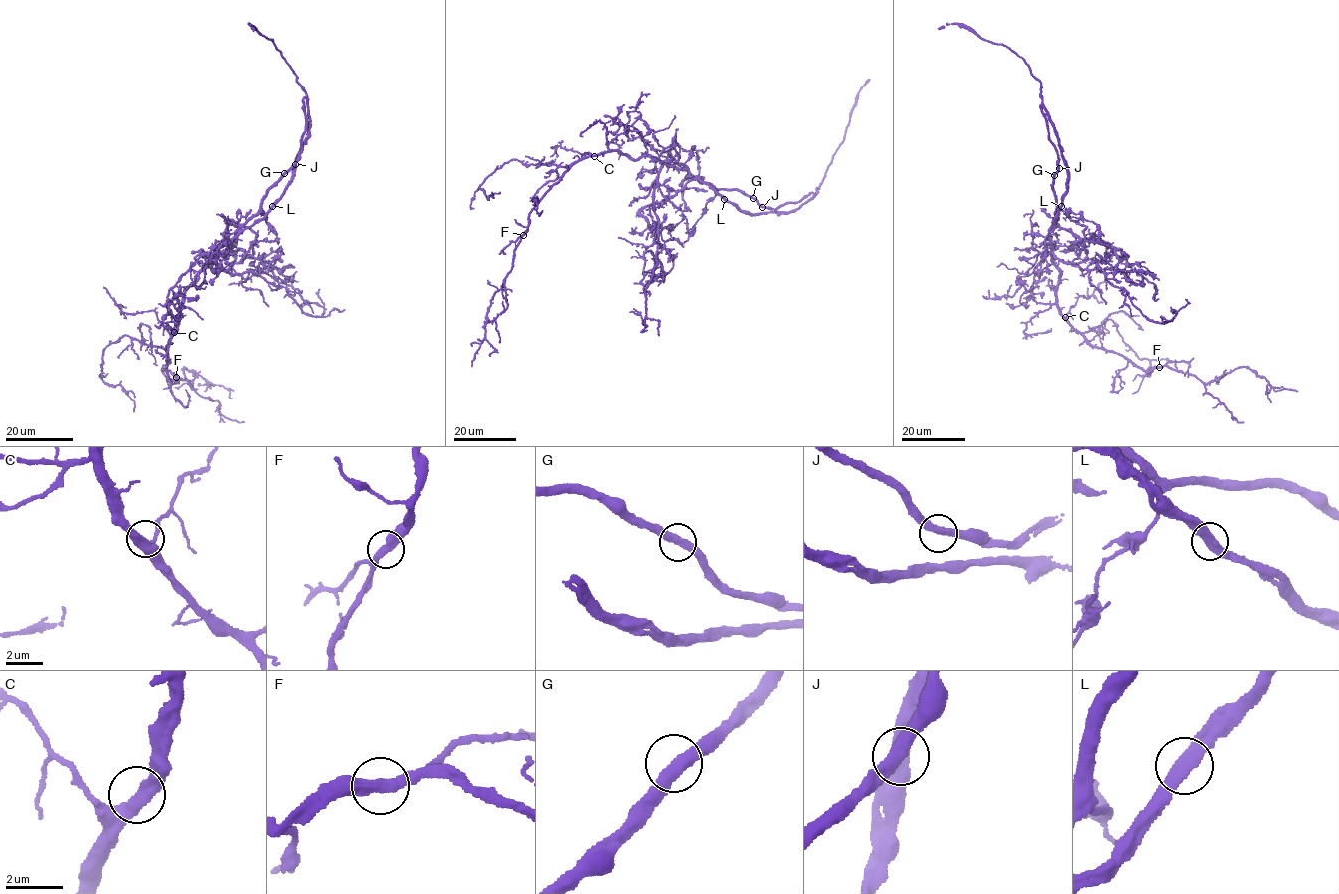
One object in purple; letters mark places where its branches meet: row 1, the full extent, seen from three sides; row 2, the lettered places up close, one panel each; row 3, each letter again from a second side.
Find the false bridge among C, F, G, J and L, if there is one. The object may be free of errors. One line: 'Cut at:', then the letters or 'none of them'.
Cut at: none of them

